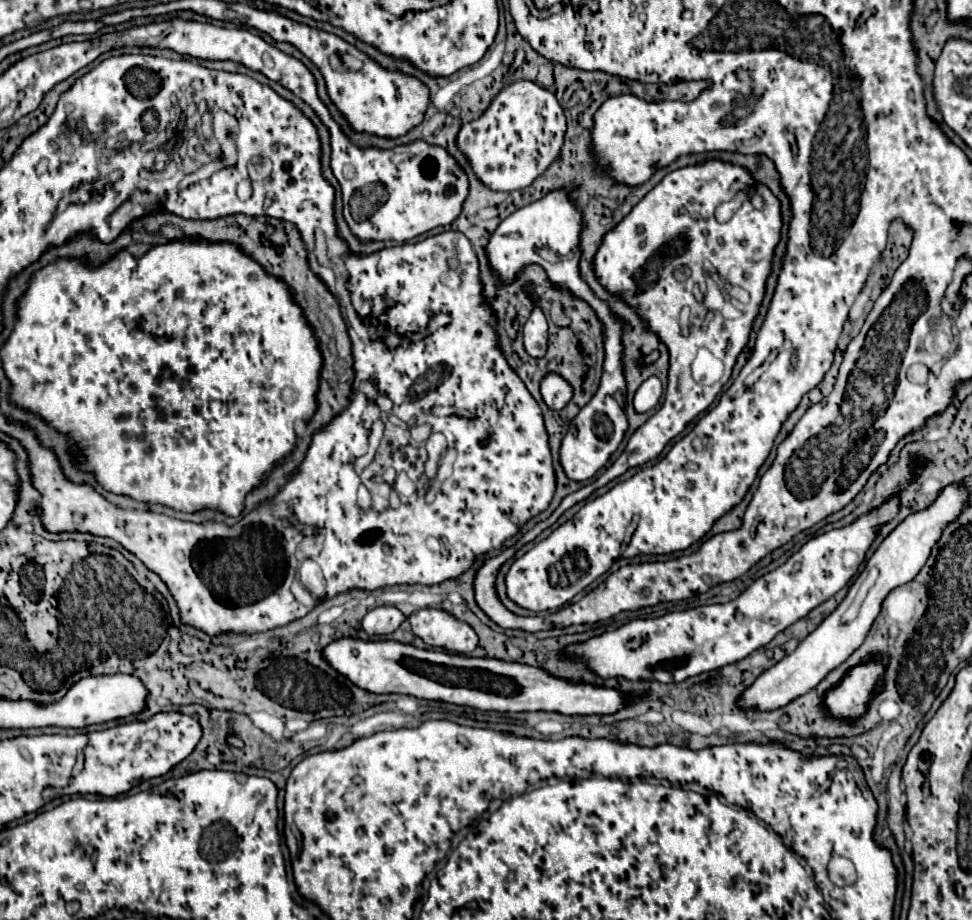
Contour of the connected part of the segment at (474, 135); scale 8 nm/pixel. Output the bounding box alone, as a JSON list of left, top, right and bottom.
[456,80,566,192]

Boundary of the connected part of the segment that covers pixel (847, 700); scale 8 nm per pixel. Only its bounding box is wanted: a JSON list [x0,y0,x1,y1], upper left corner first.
[826,662,884,720]

